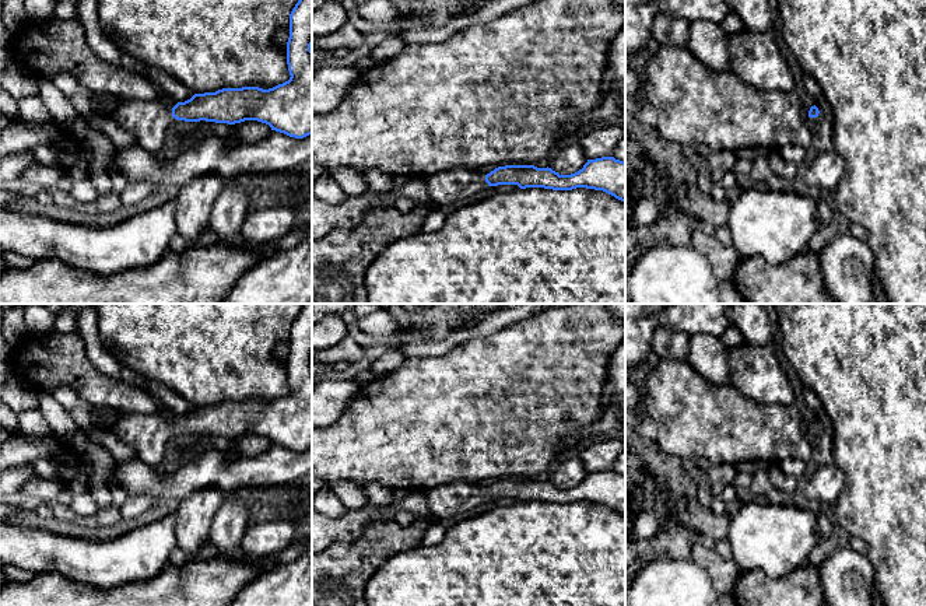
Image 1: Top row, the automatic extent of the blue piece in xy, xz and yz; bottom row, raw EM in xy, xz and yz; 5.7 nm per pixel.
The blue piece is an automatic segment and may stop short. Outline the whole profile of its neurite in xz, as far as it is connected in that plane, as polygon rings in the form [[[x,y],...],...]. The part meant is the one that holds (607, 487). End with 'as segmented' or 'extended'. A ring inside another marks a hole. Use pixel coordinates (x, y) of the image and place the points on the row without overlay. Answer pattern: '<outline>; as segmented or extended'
[[[614,470],[587,473],[582,483],[571,488],[560,488],[548,480],[534,479],[498,480],[485,490],[470,483],[445,484],[427,490],[428,515],[438,521],[446,519],[467,512],[487,500],[498,498],[553,504],[586,501],[603,504],[625,516],[625,476]]]; extended

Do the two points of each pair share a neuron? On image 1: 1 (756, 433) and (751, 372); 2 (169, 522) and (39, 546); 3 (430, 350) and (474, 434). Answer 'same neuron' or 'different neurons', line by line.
1: different neurons
2: same neuron
3: different neurons

